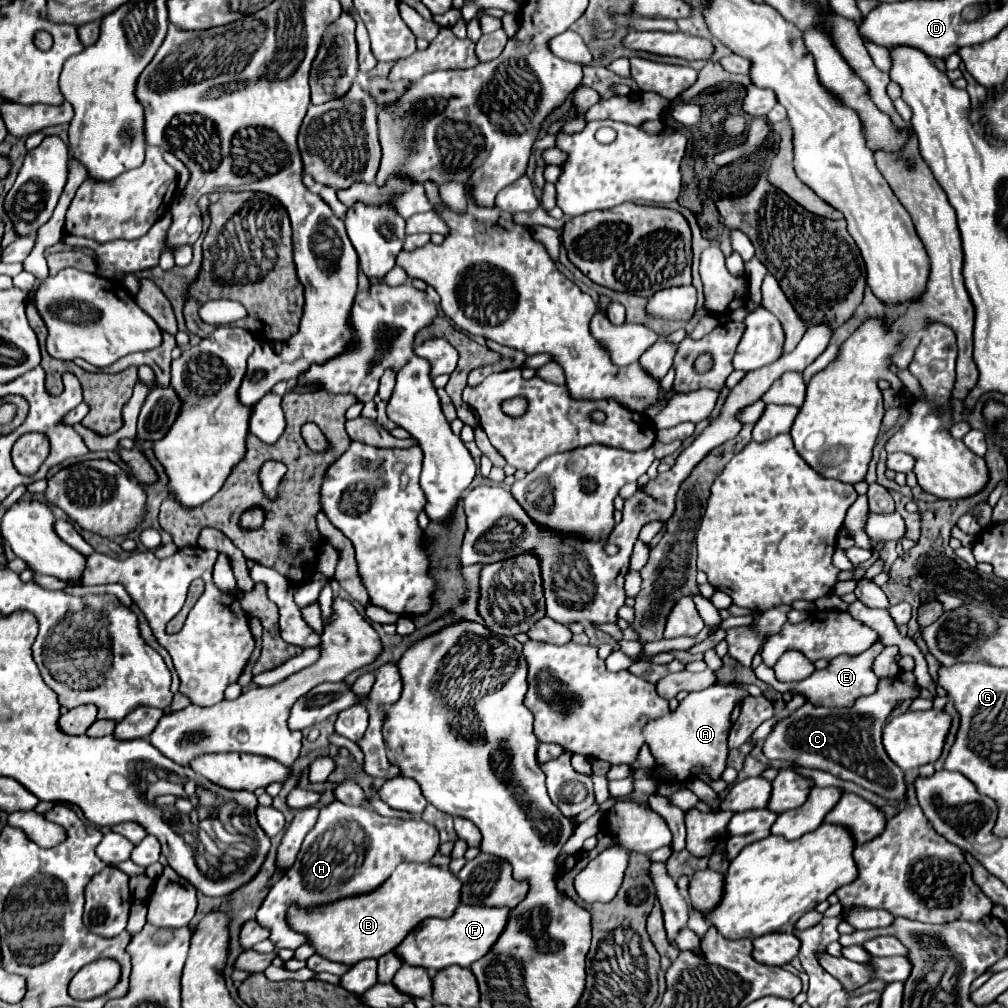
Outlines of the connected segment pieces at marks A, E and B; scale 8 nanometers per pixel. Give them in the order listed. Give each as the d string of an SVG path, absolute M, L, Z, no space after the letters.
M714 684L712 688L692 692L688 694L676 708L676 712L670 712L666 718L650 720L644 726L644 738L650 746L652 756L656 758L656 764L662 764L666 768L666 778L674 784L688 782L690 770L694 766L702 766L706 774L712 778L720 778L722 770L726 768L726 738L730 730L730 714L748 696L748 690L736 686L736 684Z
M874 642L868 650L864 650L862 654L856 654L856 656L836 656L834 660L830 660L830 664L824 668L824 670L814 670L806 680L802 682L794 682L794 684L782 684L776 680L774 676L774 670L770 666L766 666L763 662L757 667L754 672L760 680L764 680L766 684L774 686L776 690L780 692L786 692L786 690L792 690L794 694L804 694L808 702L816 704L816 706L848 706L852 704L852 700L856 700L858 696L864 696L864 694L872 694L876 690L876 684L878 684L878 676L873 672L872 665L876 656L884 650L884 644L882 642Z
M398 864L396 870L392 872L392 876L372 892L366 892L362 896L346 896L342 900L334 900L334 902L322 904L318 908L316 906L302 908L298 904L292 904L286 912L286 916L288 916L290 928L304 934L308 938L308 944L314 946L316 954L320 954L322 958L332 960L332 962L354 966L360 960L380 958L380 956L388 954L390 950L394 950L396 944L400 944L400 940L404 940L404 936L416 924L420 924L424 918L452 916L458 900L460 900L460 880L450 870L440 870L430 864Z

